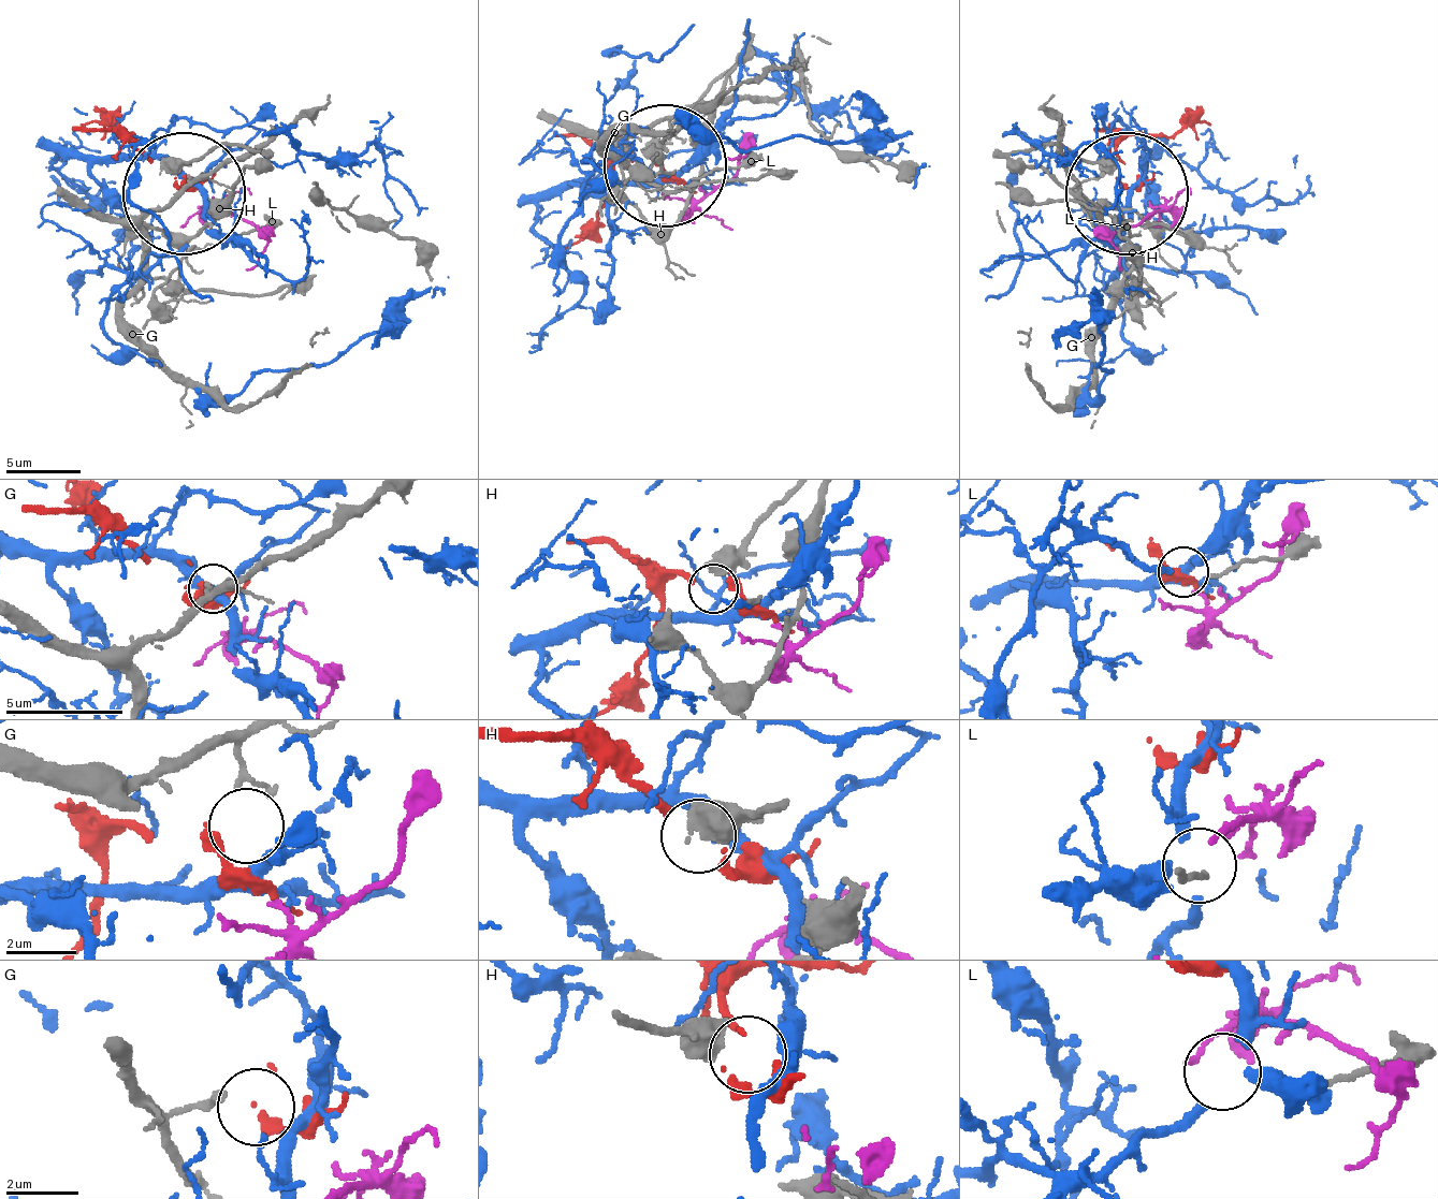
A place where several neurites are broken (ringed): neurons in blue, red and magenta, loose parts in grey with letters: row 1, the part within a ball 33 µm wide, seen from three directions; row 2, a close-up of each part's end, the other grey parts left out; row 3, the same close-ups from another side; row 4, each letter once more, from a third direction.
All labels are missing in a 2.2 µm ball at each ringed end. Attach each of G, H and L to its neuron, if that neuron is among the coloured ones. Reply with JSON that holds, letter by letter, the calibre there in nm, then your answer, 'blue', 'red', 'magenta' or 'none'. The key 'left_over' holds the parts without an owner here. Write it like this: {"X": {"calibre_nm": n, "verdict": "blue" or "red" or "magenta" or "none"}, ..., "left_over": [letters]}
{"G": {"calibre_nm": 140, "verdict": "none"}, "H": {"calibre_nm": 440, "verdict": "none"}, "L": {"calibre_nm": 140, "verdict": "none"}, "left_over": ["G", "H", "L"]}

